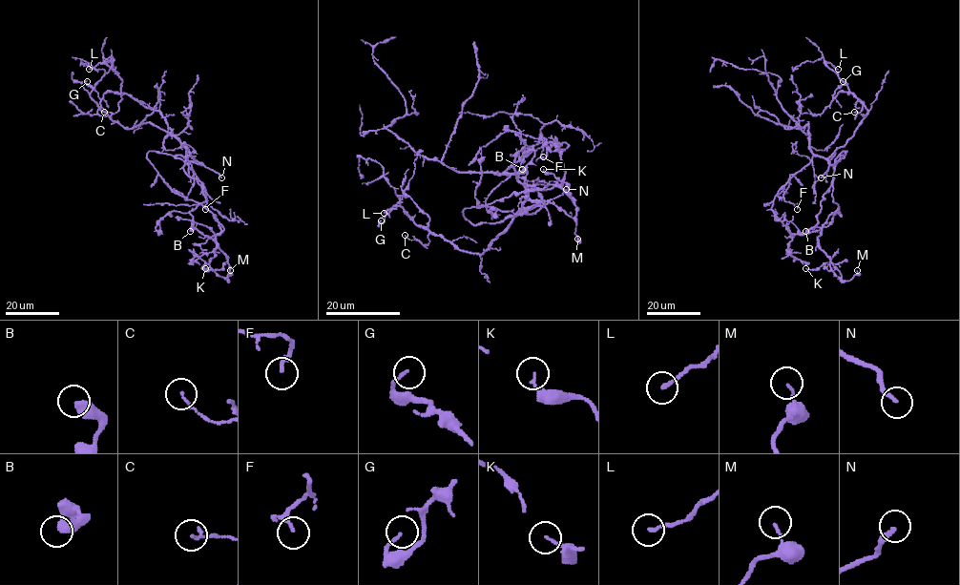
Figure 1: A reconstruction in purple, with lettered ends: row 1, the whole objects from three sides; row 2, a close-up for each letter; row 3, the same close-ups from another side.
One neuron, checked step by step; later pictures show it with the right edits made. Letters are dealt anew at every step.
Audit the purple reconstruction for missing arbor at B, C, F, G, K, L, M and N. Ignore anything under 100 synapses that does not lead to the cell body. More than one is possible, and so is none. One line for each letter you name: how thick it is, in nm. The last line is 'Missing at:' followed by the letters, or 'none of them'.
N: 200 nm thick
Missing at: N

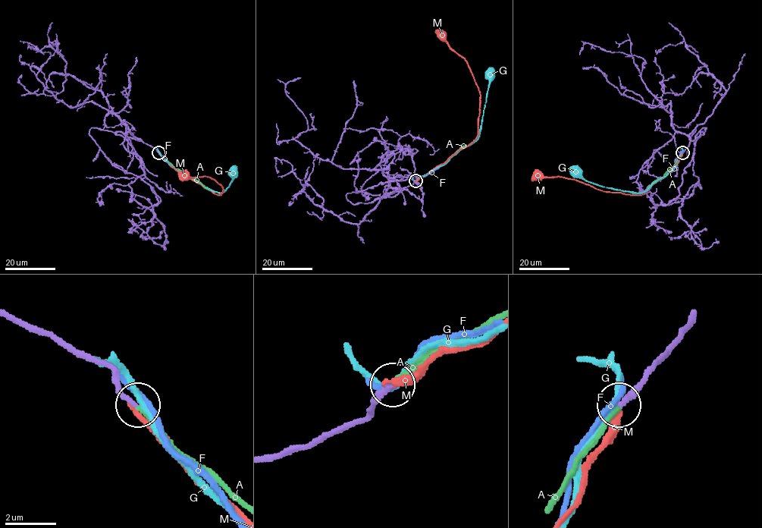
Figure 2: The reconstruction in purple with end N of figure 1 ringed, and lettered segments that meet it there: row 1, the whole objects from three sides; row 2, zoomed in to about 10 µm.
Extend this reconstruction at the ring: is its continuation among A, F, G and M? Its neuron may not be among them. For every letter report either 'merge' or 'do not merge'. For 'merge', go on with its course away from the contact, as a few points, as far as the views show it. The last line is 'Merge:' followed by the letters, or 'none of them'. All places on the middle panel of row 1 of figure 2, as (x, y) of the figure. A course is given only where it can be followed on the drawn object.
A: merge | via (415, 181), (446, 162), (466, 145)
F: do not merge
G: do not merge
M: do not merge
Merge: A

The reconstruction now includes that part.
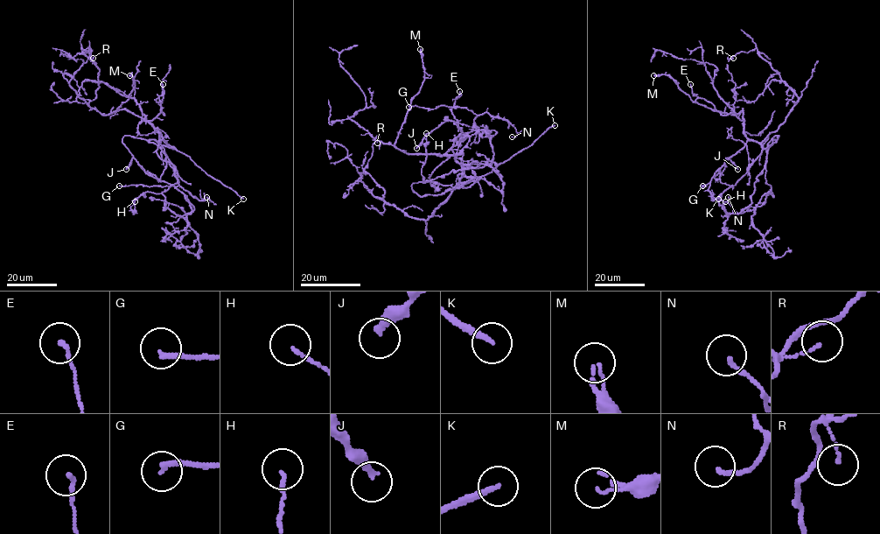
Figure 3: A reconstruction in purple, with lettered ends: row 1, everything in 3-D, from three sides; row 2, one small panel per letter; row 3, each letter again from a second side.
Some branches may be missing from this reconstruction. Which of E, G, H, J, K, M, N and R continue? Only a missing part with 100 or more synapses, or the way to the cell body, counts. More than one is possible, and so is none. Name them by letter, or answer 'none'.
K

